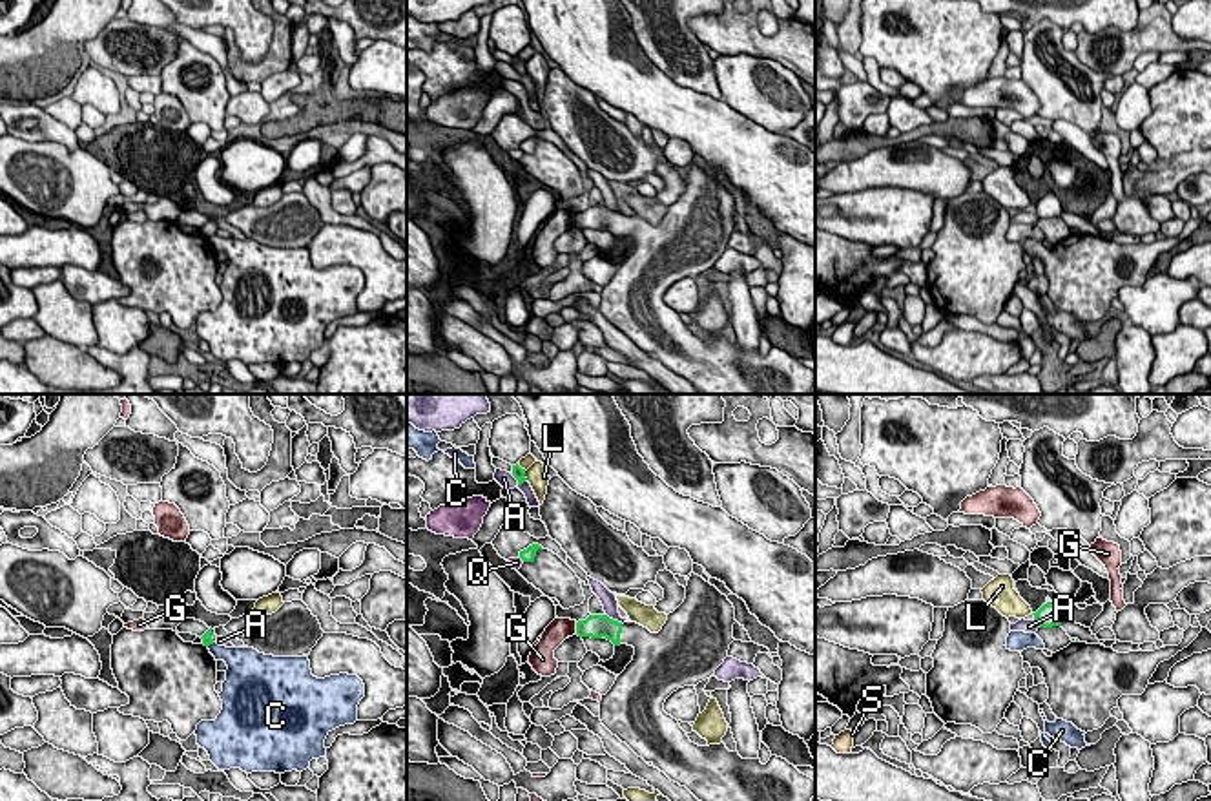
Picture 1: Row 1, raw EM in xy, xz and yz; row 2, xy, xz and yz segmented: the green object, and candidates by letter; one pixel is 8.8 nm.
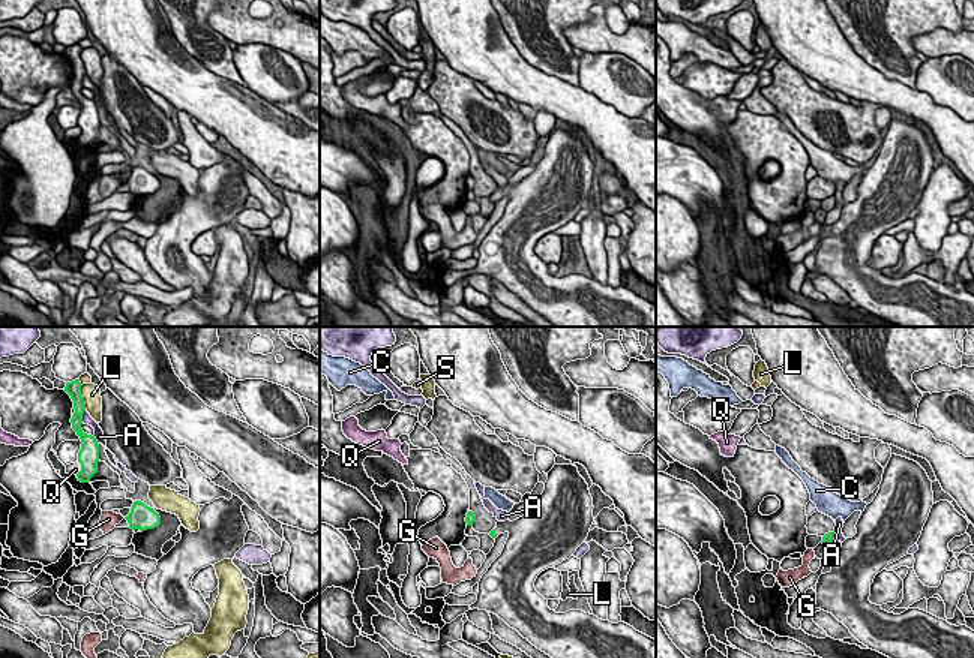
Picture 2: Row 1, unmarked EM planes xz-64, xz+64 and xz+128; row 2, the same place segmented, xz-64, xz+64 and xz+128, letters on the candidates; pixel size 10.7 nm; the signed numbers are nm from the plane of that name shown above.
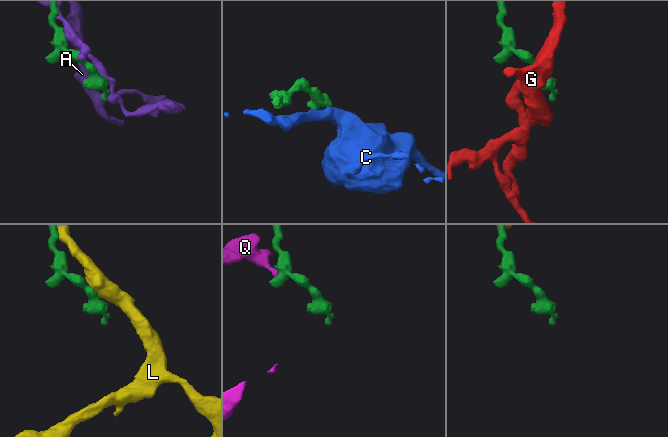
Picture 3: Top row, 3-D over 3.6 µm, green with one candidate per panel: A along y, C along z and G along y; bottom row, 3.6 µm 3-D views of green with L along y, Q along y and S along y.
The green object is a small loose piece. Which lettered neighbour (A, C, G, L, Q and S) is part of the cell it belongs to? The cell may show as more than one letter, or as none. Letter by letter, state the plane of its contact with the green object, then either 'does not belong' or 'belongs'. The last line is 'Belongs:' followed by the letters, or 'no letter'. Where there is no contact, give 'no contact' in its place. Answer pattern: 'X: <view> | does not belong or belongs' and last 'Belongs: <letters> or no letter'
A: xz | does not belong
C: xy | does not belong
G: xz | does not belong
L: xz | does not belong
Q: xz | does not belong
S: xz | does not belong
Belongs: no letter

